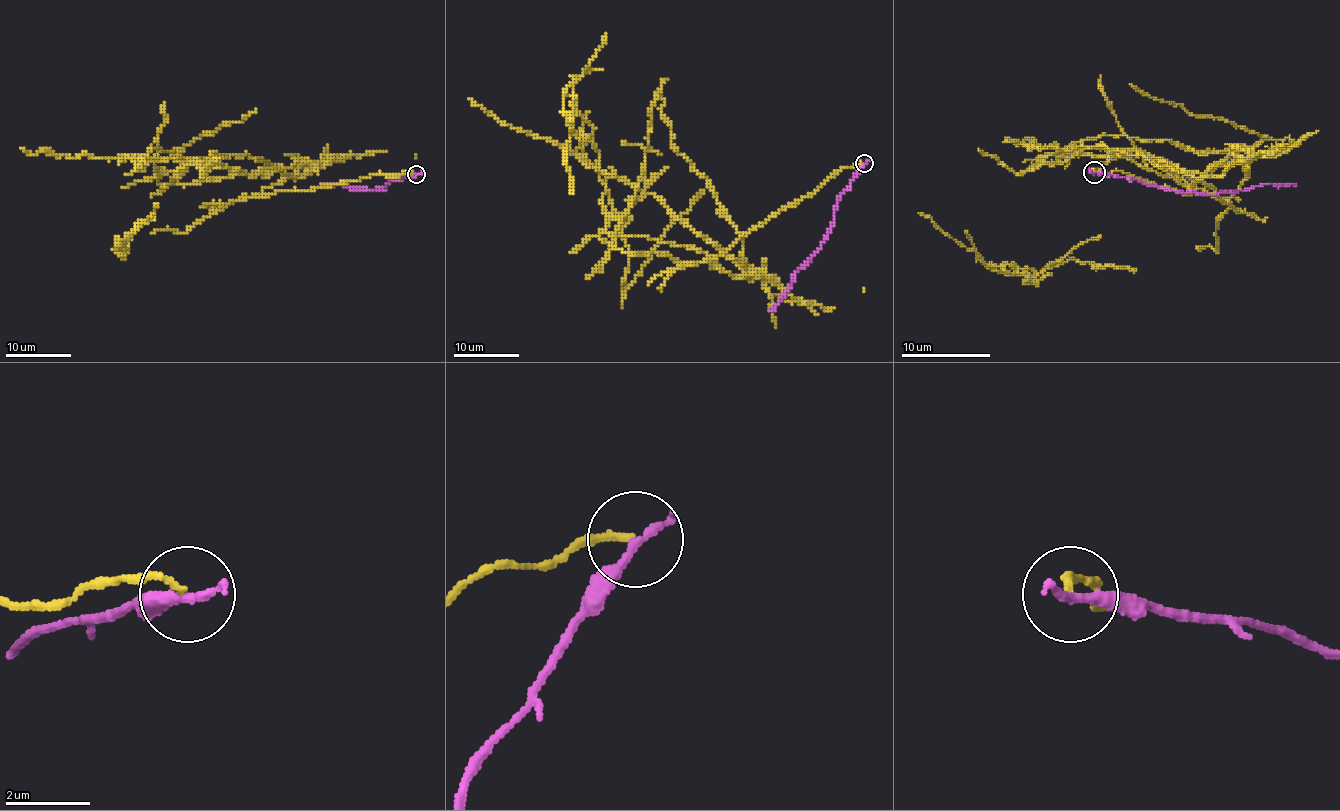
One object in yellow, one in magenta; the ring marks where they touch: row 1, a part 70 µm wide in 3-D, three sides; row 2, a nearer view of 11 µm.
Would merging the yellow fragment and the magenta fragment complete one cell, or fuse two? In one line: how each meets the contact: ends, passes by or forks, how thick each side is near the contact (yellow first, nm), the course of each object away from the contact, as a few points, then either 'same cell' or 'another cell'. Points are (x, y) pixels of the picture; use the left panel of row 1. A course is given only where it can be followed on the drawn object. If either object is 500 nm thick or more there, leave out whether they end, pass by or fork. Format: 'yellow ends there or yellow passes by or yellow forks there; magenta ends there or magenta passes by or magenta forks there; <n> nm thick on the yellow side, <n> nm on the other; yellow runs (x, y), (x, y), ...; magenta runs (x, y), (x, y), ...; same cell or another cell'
yellow ends there; magenta ends there; 150 nm thick on the yellow side, 300 nm on the other; yellow runs (415, 175), (261, 196), (307, 168), (160, 185), (162, 150), (178, 162), (176, 149), (255, 109); magenta runs (416, 175), (397, 178), (385, 188), (374, 191), (348, 188), (341, 183), (322, 183); another cell

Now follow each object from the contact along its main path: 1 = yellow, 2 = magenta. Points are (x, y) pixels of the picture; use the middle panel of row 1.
1: (863, 163), (707, 263), (743, 277), (694, 248), (608, 233), (606, 192), (624, 289), (703, 189)
2: (864, 163), (838, 201), (833, 225), (822, 246), (796, 272), (789, 290), (770, 312)

